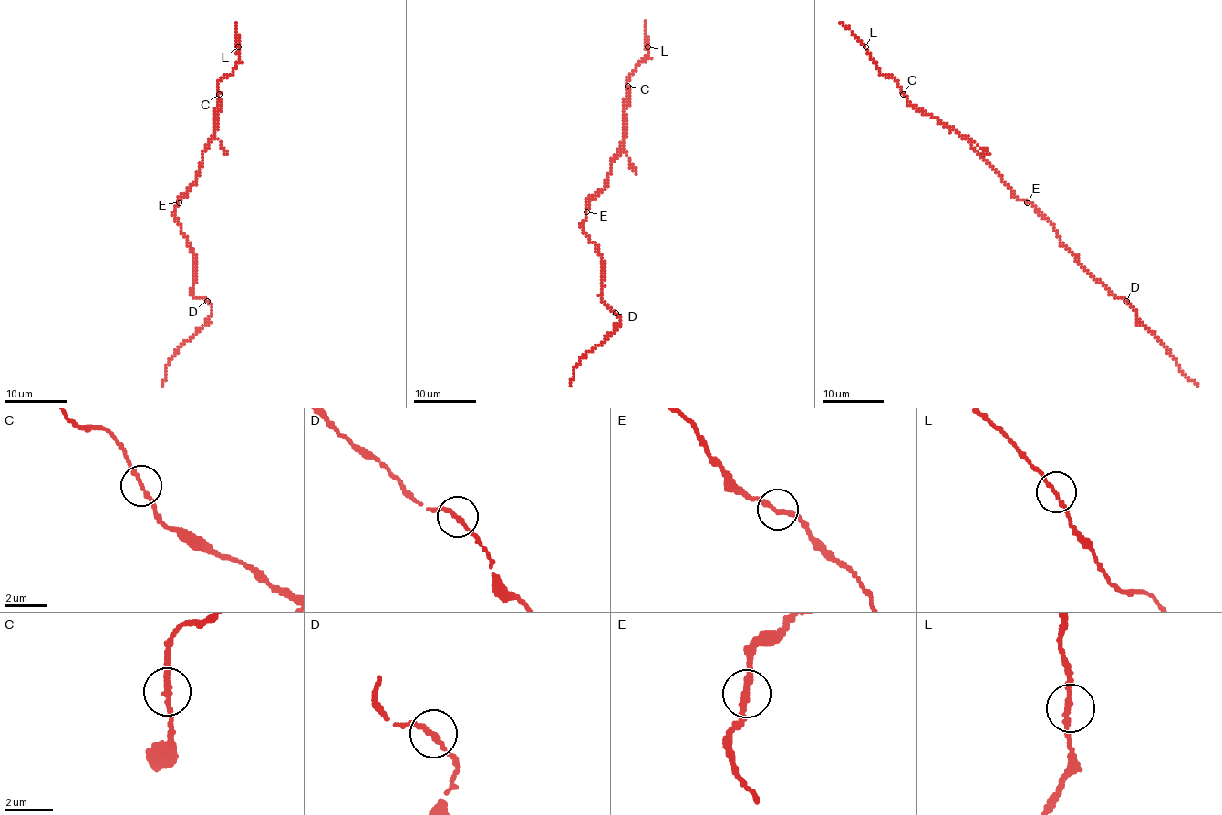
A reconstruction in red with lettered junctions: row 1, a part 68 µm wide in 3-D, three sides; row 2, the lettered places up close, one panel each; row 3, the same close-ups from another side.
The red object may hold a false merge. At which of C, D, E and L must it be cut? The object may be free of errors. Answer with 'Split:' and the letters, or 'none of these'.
Split: none of these

